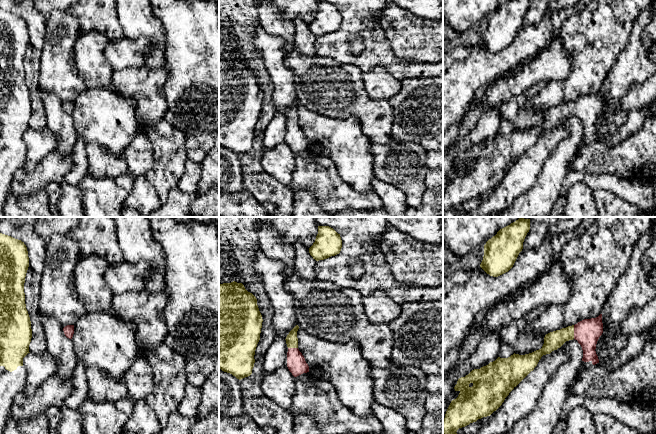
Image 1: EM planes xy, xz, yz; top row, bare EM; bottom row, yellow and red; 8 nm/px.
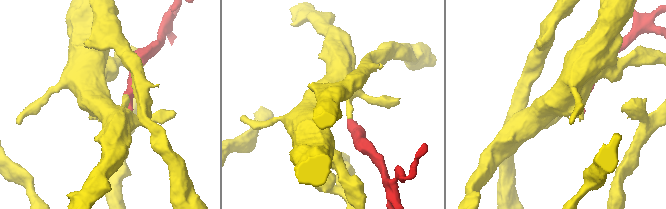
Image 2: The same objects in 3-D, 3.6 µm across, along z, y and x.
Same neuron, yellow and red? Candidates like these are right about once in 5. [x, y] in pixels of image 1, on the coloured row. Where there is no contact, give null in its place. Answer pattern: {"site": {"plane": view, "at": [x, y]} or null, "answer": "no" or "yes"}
{"site": {"plane": "yz", "at": [573, 332]}, "answer": "yes"}

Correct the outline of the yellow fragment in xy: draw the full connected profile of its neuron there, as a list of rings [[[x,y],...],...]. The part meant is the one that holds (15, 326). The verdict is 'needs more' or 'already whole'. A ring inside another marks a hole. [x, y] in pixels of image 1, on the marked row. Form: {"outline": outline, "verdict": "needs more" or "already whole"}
{"outline": [[[0,233],[0,434],[17,394],[26,384],[23,358],[30,353],[31,321],[26,309],[24,283],[29,267],[27,247],[21,240]]], "verdict": "needs more"}

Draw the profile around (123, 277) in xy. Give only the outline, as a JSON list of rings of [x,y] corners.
[[[124,261],[110,265],[104,279],[113,294],[119,295],[132,290],[142,290],[150,274],[151,268],[146,262],[130,264]]]

